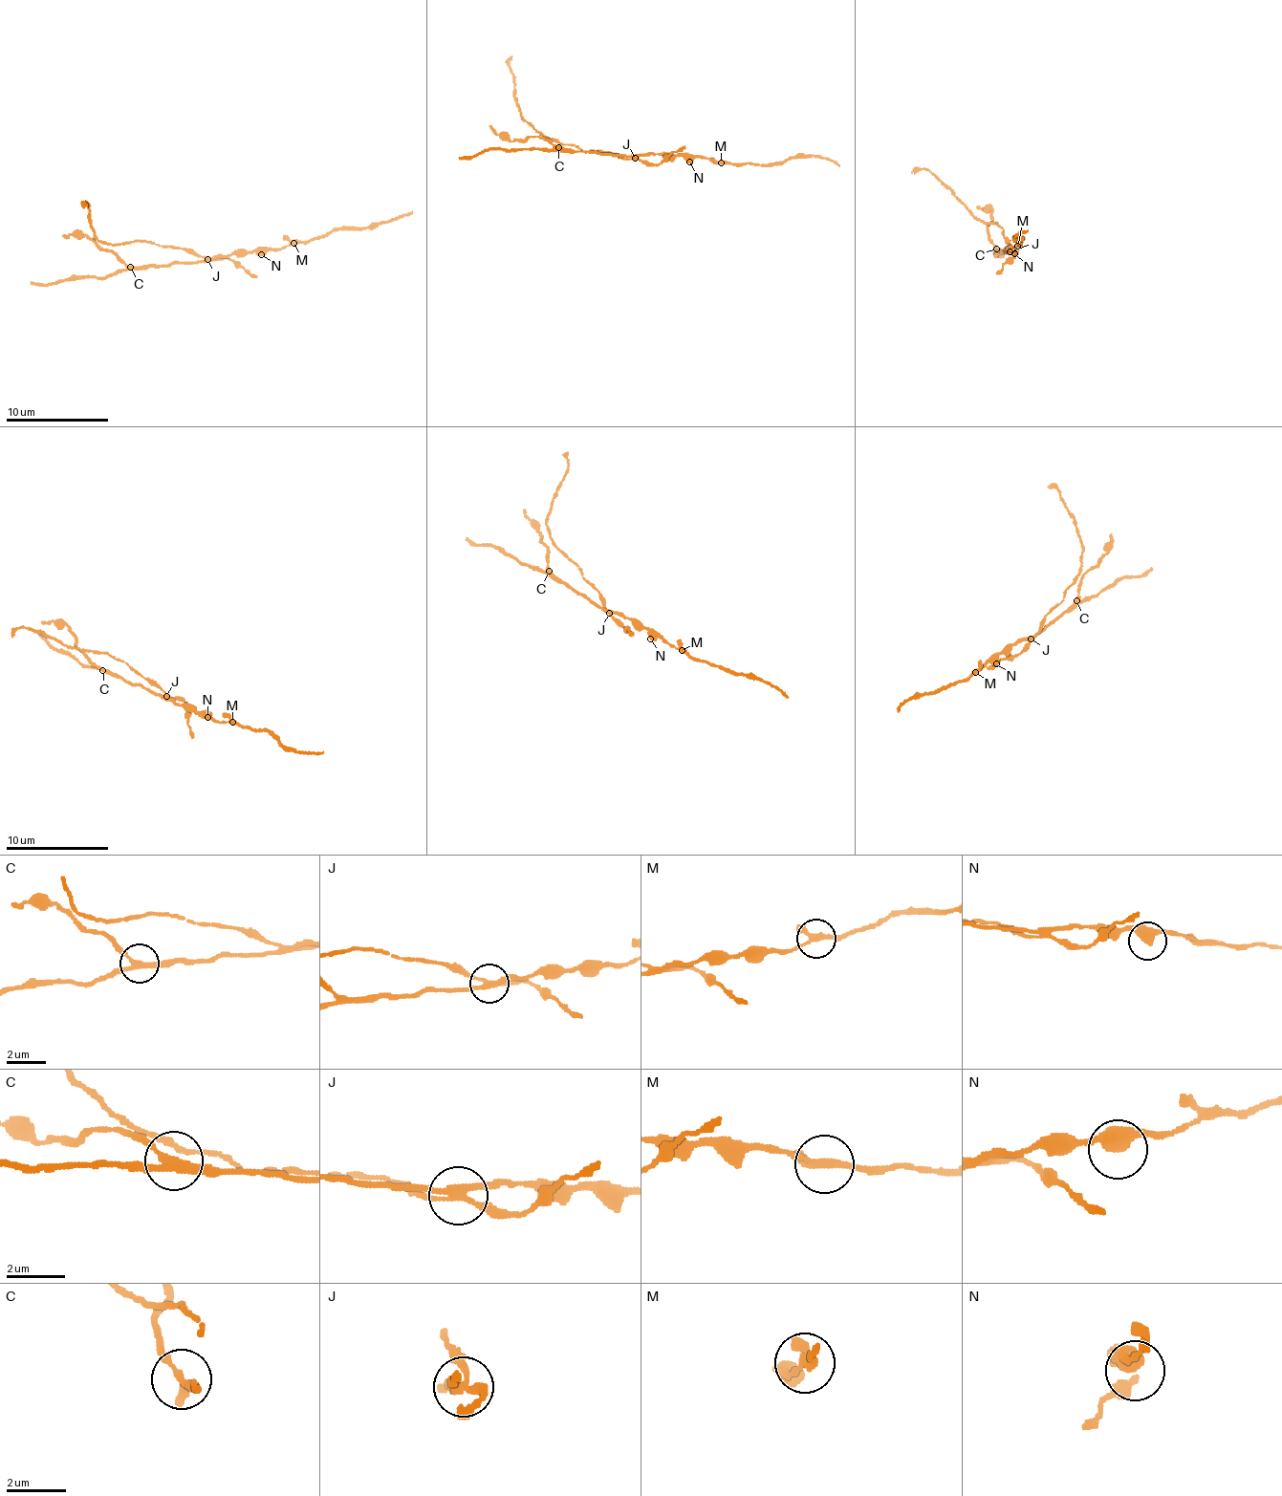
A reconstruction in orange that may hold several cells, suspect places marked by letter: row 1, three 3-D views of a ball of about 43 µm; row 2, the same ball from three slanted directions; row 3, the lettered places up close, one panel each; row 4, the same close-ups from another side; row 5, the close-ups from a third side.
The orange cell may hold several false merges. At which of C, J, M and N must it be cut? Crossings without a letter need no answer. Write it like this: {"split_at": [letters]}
{"split_at": ["C", "J"]}

